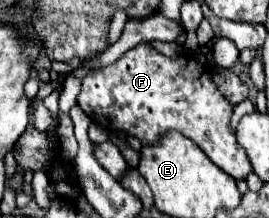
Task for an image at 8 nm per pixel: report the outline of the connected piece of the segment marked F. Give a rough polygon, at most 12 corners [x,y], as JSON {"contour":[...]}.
{"contour":[[142,42],[82,78],[106,130],[194,140],[234,180],[252,172],[208,68]]}

